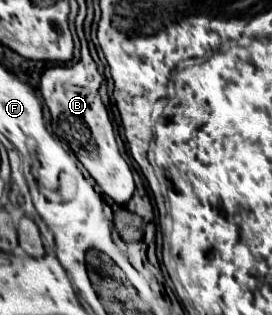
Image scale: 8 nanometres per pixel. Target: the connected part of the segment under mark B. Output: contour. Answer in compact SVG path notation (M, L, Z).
M82 22L82 30L76 28L76 33L80 40L80 62L74 64L74 66L54 66L54 68L48 68L44 74L42 74L42 80L40 80L40 92L44 96L44 102L50 110L50 124L52 124L52 134L56 138L62 138L66 140L66 144L70 146L70 150L74 152L74 156L78 158L78 162L88 170L88 174L94 178L94 182L100 186L100 190L110 196L114 200L114 204L126 204L132 194L134 194L134 178L132 178L132 168L130 164L120 156L118 152L118 144L116 144L116 138L114 138L114 128L112 128L112 122L108 118L108 110L106 106L102 104L100 100L100 94L98 94L98 88L102 84L102 76L98 74L96 70L96 64L92 60L90 54L88 40L86 39L84 32L84 22Z

